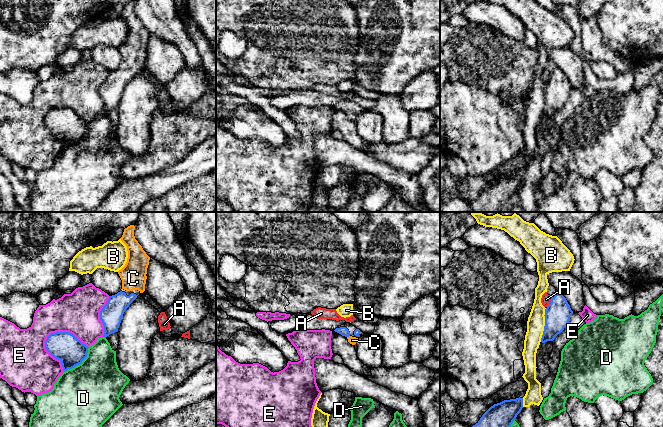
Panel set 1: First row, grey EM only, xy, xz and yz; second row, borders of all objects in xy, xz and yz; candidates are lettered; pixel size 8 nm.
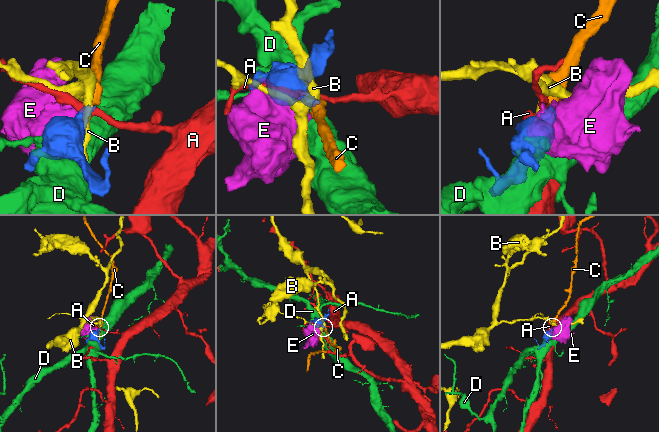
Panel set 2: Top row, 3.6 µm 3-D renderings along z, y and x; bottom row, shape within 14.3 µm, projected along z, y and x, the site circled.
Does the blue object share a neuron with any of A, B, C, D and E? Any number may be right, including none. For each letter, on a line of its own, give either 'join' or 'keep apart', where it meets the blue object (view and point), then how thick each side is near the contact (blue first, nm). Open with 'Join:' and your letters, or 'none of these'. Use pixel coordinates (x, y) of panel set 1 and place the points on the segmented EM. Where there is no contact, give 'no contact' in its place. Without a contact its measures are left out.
Join: C
A: keep apart | yz (550, 302) | 200/80 nm
B: keep apart | yz (545, 325) | 200/140 nm
C: join | xz (348, 336) | 70/60 nm
D: keep apart | xy (79, 363) | 240/480 nm
E: keep apart | xy (66, 332) | 240/340 nm

